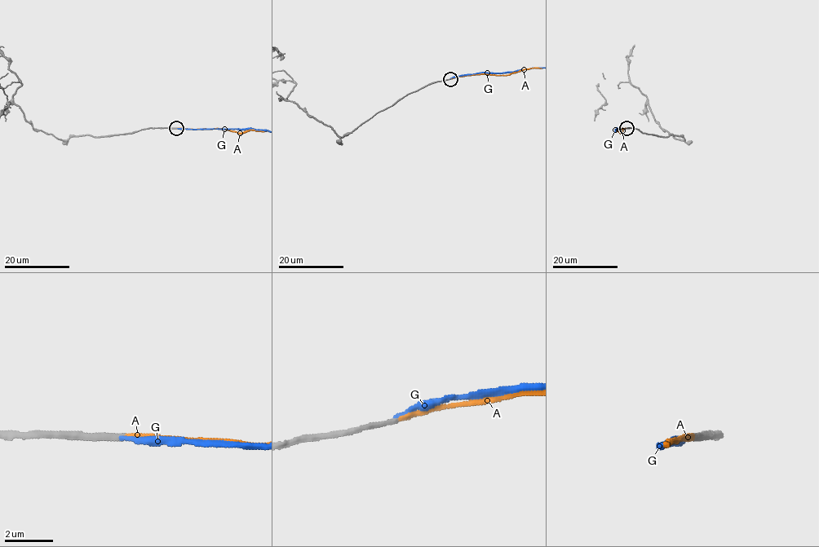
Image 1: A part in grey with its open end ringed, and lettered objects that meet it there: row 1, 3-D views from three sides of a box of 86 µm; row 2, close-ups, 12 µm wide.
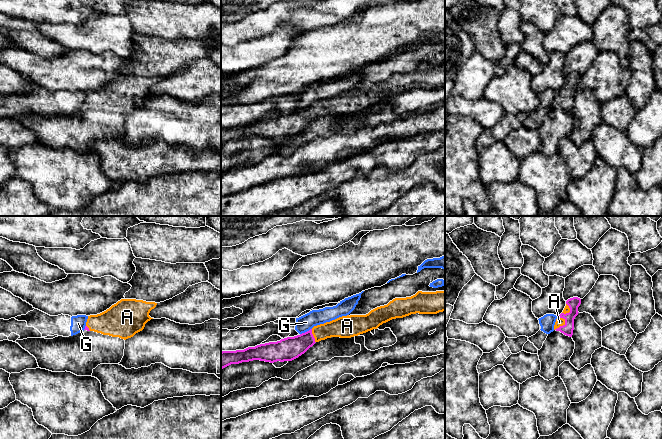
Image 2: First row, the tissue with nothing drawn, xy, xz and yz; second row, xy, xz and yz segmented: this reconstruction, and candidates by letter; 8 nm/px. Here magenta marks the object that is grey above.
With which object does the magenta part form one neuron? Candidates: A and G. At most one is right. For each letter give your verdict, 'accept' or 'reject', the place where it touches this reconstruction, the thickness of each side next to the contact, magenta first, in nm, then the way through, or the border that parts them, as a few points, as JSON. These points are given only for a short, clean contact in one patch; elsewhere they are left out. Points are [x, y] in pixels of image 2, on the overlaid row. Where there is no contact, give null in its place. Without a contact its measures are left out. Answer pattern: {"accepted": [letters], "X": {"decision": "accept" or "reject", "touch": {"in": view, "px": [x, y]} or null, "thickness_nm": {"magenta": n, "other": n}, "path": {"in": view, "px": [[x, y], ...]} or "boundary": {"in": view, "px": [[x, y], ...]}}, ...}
{"accepted": ["A"], "A": {"decision": "accept", "touch": {"in": "yz", "px": [561, 326]}, "thickness_nm": {"magenta": 90, "other": 70}, "path": {"in": "yz", "px": [[573, 303], [565, 322], [561, 326], [559, 322]]}}, "G": {"decision": "reject", "touch": {"in": "xz", "px": [305, 332]}, "thickness_nm": {"magenta": 190, "other": 130}, "boundary": {"in": "xz", "px": [[311, 328], [300, 334]]}}}

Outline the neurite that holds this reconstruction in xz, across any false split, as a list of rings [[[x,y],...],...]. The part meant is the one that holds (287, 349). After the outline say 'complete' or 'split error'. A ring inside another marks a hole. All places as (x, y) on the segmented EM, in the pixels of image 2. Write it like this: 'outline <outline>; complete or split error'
outline [[[445,291],[422,292],[406,298],[395,298],[366,315],[347,315],[314,326],[309,331],[277,342],[260,344],[244,350],[222,351],[221,369],[242,362],[260,360],[274,363],[292,361],[304,354],[316,342],[331,337],[351,338],[377,329],[392,319],[411,314],[437,314],[445,311]]]; split error

